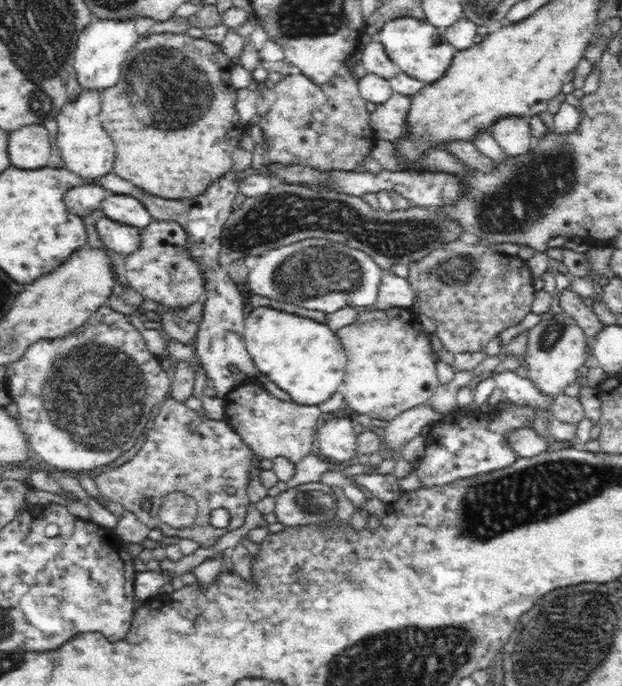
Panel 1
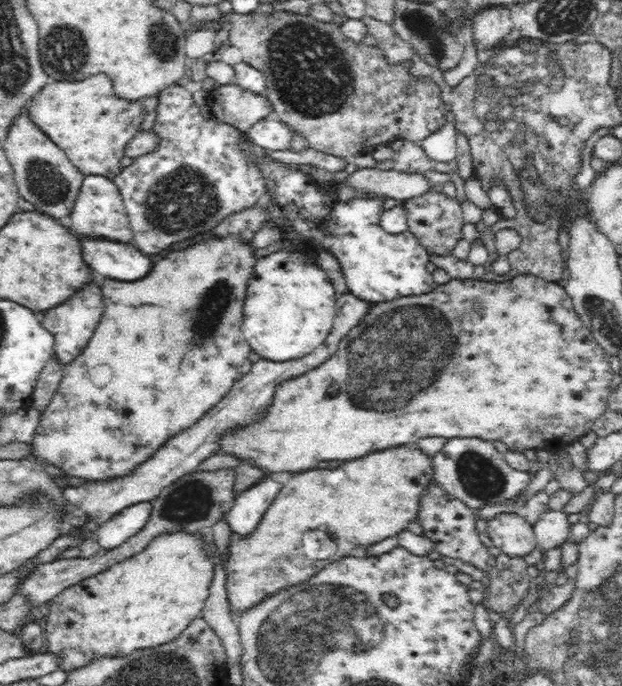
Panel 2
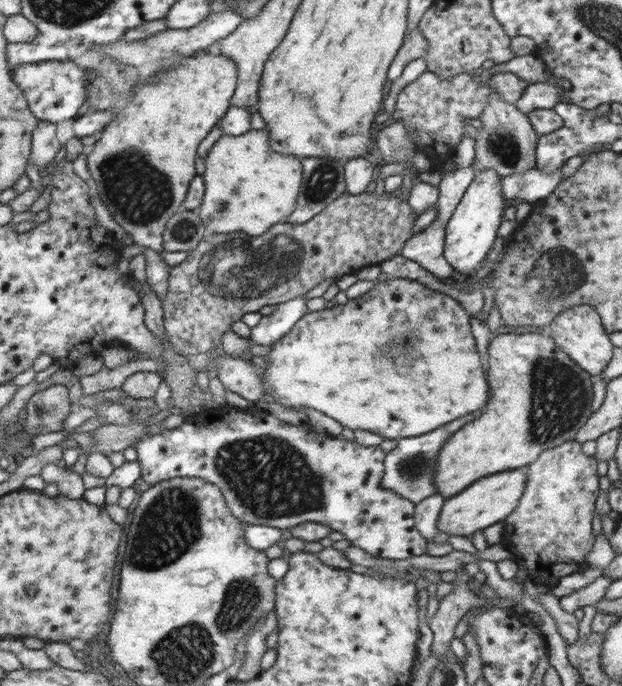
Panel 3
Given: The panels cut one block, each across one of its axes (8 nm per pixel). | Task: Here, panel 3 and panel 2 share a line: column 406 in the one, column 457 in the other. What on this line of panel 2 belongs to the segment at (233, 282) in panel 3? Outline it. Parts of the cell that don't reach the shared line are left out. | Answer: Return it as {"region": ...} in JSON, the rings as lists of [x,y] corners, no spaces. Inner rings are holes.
{"region":[[[428,190],[422,196],[402,200],[398,205],[404,205],[406,209],[408,232],[412,232],[429,253],[440,256],[450,255],[451,250],[463,239],[462,228],[466,222],[462,218],[461,206],[456,198],[448,198],[443,193]]]}

